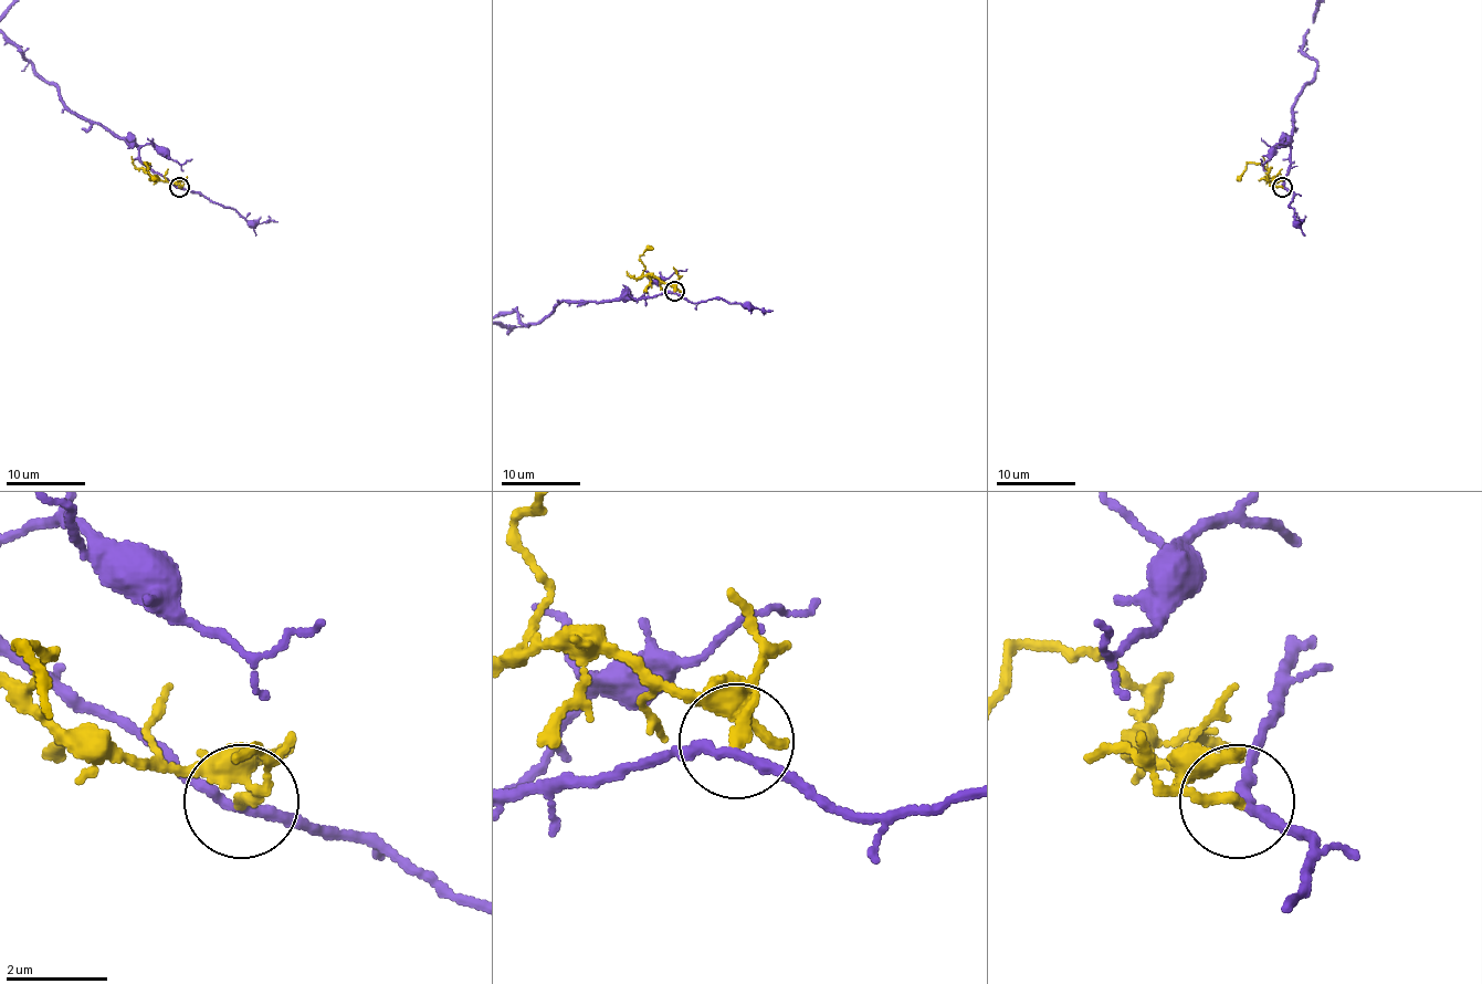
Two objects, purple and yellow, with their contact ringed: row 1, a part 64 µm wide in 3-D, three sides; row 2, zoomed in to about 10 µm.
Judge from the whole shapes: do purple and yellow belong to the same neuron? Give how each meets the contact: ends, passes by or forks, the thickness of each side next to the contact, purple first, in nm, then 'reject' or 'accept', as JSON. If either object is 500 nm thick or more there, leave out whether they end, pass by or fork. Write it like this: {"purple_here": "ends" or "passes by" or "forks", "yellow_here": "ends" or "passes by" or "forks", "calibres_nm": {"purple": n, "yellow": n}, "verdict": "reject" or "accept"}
{"purple_here": "passes by", "yellow_here": "ends", "calibres_nm": {"purple": 190, "yellow": 240}, "verdict": "reject"}

